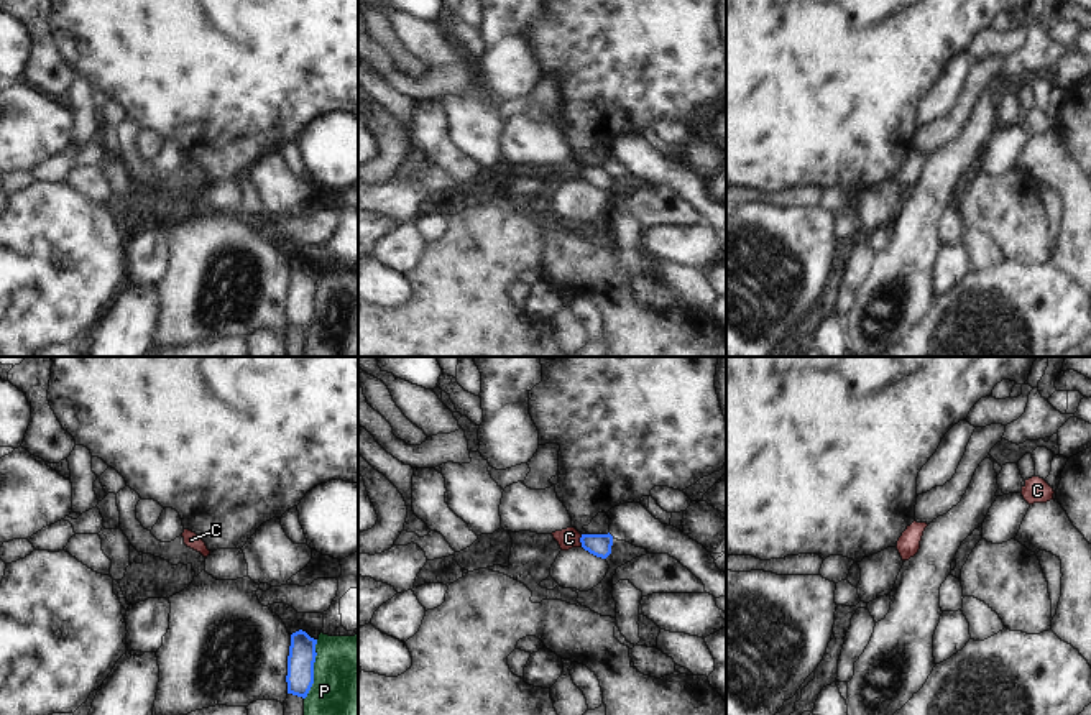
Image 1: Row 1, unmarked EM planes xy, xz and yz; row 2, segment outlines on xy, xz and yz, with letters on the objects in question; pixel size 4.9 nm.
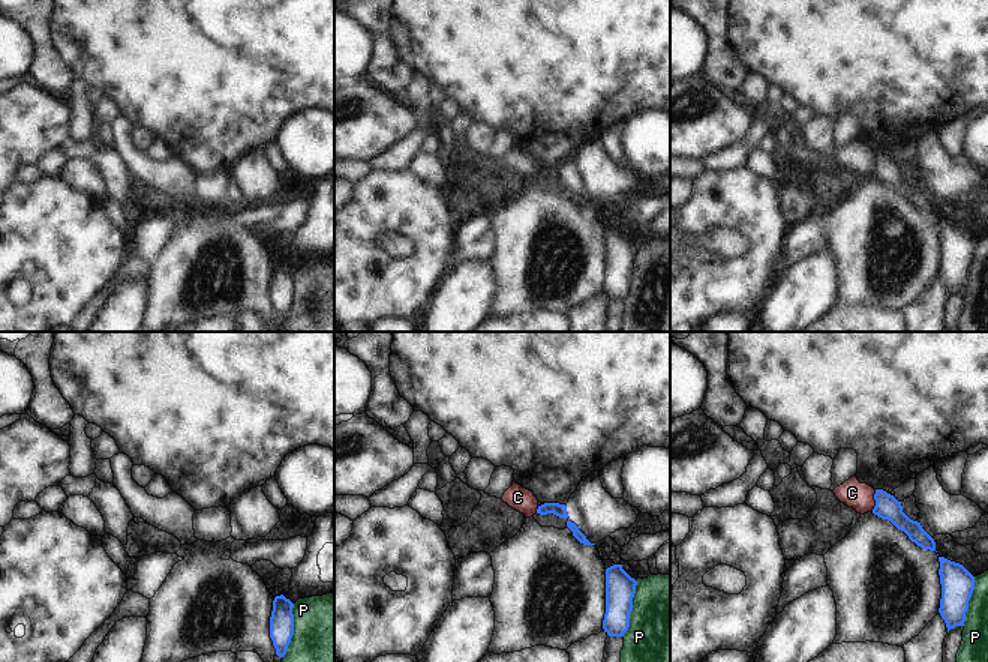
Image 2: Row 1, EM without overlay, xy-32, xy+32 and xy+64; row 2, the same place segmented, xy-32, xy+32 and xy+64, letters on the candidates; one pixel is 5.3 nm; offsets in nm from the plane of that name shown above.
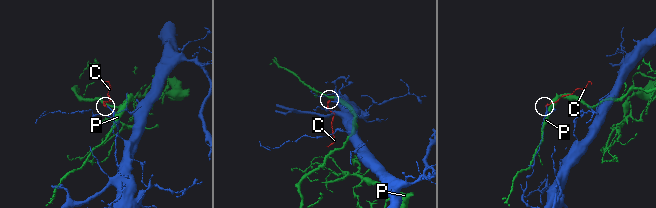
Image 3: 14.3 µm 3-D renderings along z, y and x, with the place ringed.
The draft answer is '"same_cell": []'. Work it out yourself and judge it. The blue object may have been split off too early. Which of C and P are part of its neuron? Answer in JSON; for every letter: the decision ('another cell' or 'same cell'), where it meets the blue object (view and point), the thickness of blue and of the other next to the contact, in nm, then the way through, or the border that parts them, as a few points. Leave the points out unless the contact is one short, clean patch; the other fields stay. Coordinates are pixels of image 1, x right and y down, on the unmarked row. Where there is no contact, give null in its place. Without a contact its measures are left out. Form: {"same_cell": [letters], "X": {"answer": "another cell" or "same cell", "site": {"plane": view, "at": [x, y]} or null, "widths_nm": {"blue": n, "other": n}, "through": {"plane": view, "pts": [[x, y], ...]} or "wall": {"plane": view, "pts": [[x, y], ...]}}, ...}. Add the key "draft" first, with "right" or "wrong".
{"draft": "right", "same_cell": [], "C": {"answer": "another cell", "site": {"plane": "xz", "at": [580, 171]}, "widths_nm": {"blue": 110, "other": 100}, "wall": {"plane": "xz", "pts": [[582, 166], [580, 176]]}}, "P": {"answer": "another cell", "site": {"plane": "xy", "at": [313, 301]}, "widths_nm": {"blue": 130, "other": 440}}}

